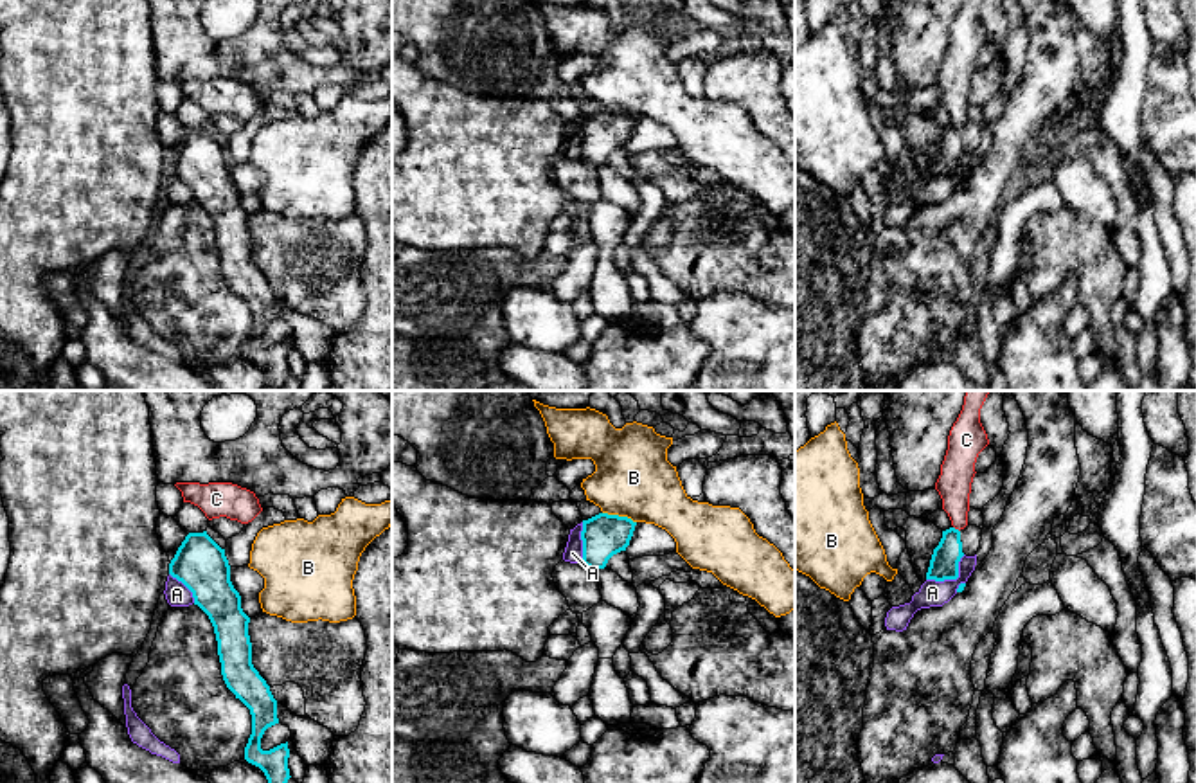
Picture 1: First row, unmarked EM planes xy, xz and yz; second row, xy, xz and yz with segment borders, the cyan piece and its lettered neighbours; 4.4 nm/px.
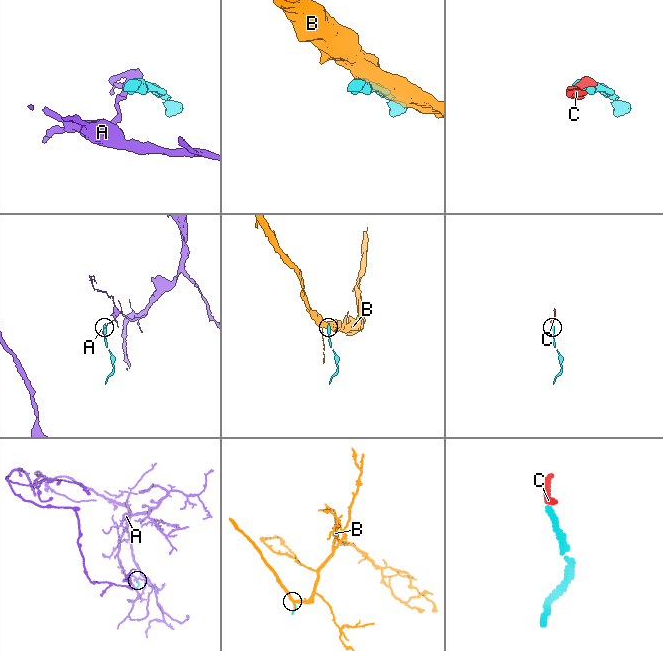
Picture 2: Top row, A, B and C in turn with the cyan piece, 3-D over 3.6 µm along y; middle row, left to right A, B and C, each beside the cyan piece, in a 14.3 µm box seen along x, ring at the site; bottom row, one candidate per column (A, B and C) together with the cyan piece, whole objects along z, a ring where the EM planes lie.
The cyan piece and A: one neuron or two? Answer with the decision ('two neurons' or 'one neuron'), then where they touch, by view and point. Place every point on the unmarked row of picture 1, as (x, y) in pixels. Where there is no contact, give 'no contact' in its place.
two neurons | yz (952, 175)

